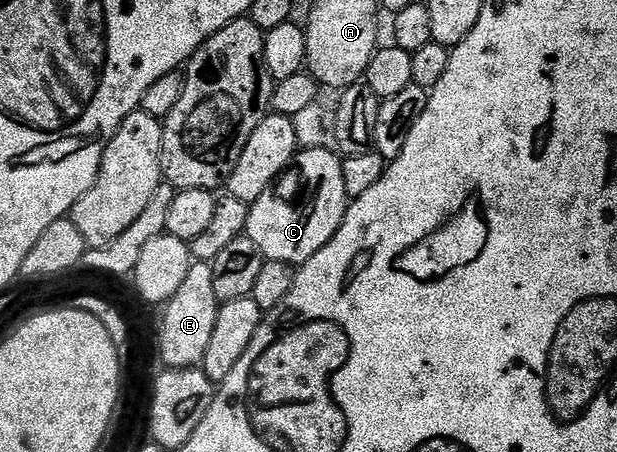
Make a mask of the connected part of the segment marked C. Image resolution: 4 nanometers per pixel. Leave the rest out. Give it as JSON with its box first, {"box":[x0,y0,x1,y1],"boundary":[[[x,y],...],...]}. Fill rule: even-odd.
{"box":[246,148,349,264],"boundary":[[[325,148],[300,149],[295,155],[294,165],[299,166],[303,174],[303,203],[300,206],[290,206],[283,198],[278,198],[275,192],[262,194],[256,202],[250,203],[251,211],[247,221],[246,237],[253,240],[253,244],[269,262],[289,262],[302,264],[308,262],[341,228],[343,217],[347,215],[349,199],[345,192],[345,178],[343,176],[343,158],[335,150]]]}

